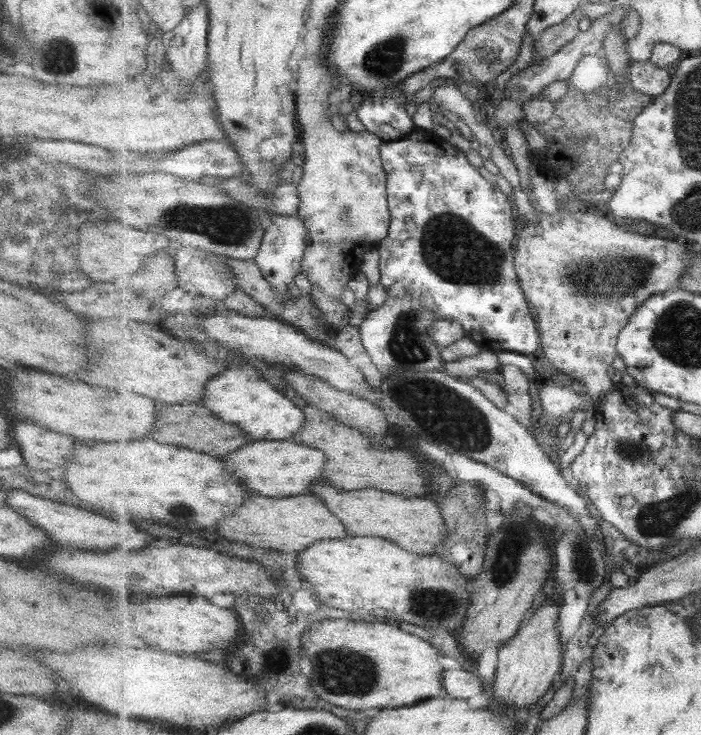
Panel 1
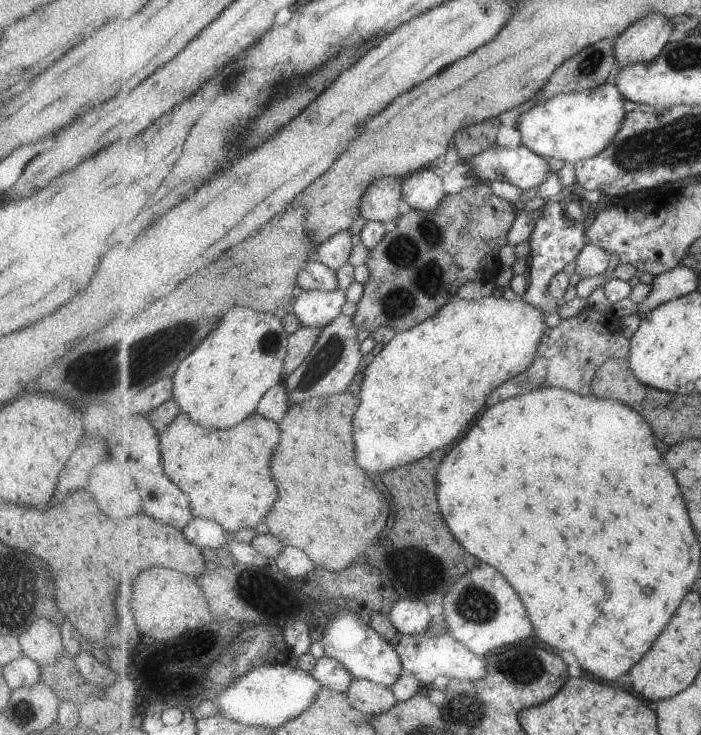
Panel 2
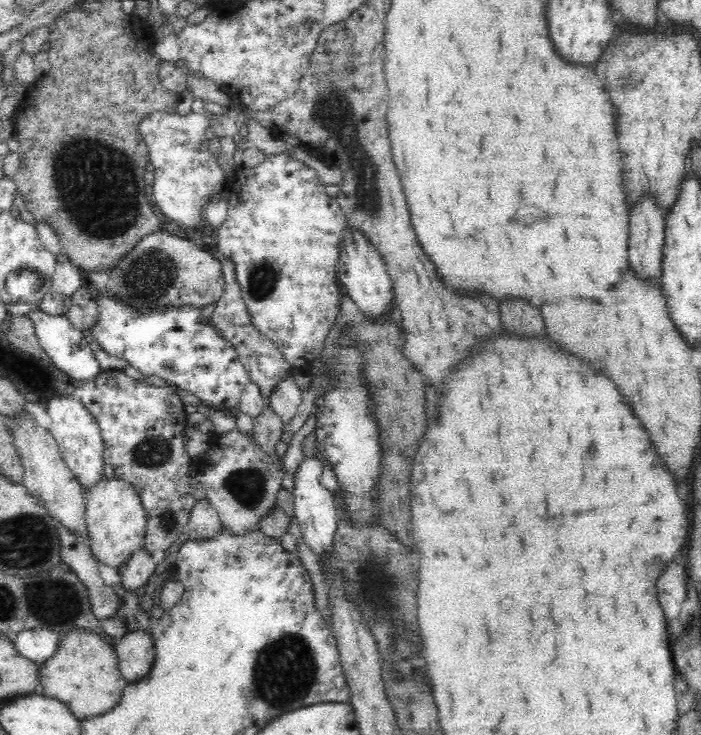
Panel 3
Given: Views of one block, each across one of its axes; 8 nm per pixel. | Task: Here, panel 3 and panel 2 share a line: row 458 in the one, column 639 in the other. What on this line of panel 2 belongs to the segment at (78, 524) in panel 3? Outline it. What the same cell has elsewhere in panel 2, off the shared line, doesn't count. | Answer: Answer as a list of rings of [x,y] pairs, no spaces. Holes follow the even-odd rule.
[[[653,13],[633,23],[616,38],[614,51],[619,70],[635,63],[650,63],[662,54],[673,36],[672,19]]]

